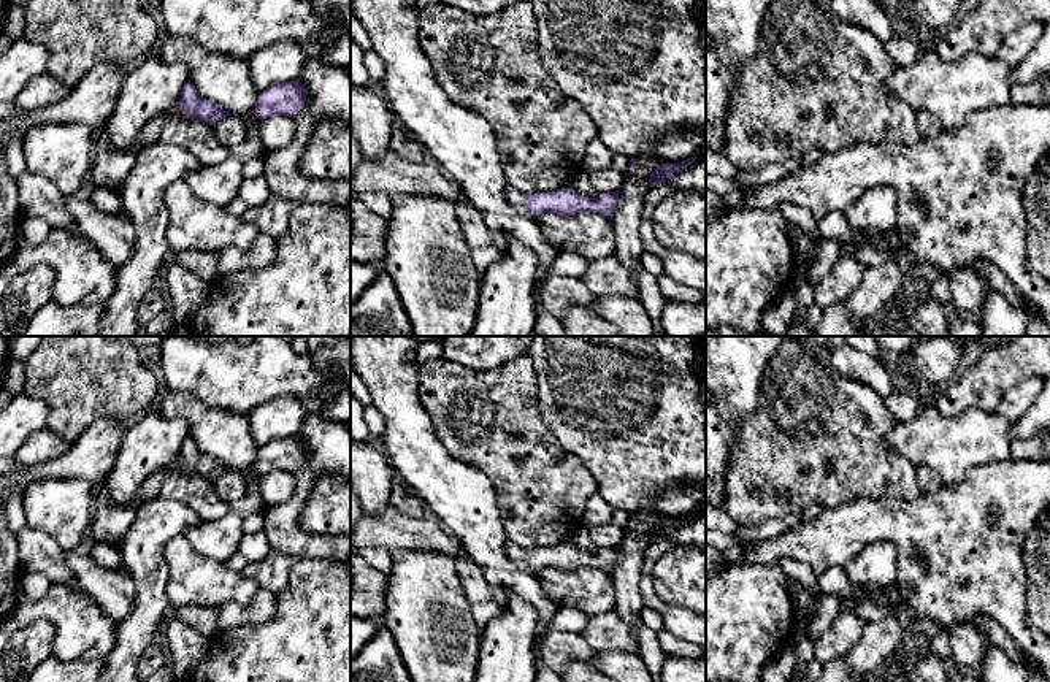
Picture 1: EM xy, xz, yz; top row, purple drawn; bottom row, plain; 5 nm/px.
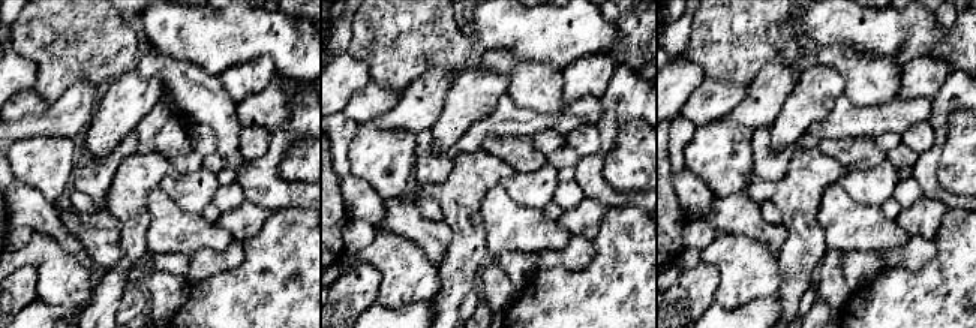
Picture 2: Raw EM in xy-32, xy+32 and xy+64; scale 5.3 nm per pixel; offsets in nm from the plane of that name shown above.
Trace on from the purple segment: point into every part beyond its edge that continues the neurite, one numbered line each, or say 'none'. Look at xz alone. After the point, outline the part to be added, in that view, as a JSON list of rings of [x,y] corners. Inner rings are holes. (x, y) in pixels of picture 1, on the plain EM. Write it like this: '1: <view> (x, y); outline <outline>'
1: xz (514, 552); outline [[[508,542],[508,557],[514,560],[517,565],[523,565],[525,549],[515,546],[514,542]]]

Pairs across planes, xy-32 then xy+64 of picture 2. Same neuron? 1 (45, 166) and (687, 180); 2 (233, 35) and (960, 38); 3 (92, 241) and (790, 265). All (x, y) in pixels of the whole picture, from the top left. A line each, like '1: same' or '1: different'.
1: different
2: different
3: different

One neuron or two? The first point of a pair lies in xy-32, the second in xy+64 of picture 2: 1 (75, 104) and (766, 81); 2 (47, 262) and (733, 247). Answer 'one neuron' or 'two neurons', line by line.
1: one neuron
2: one neuron

